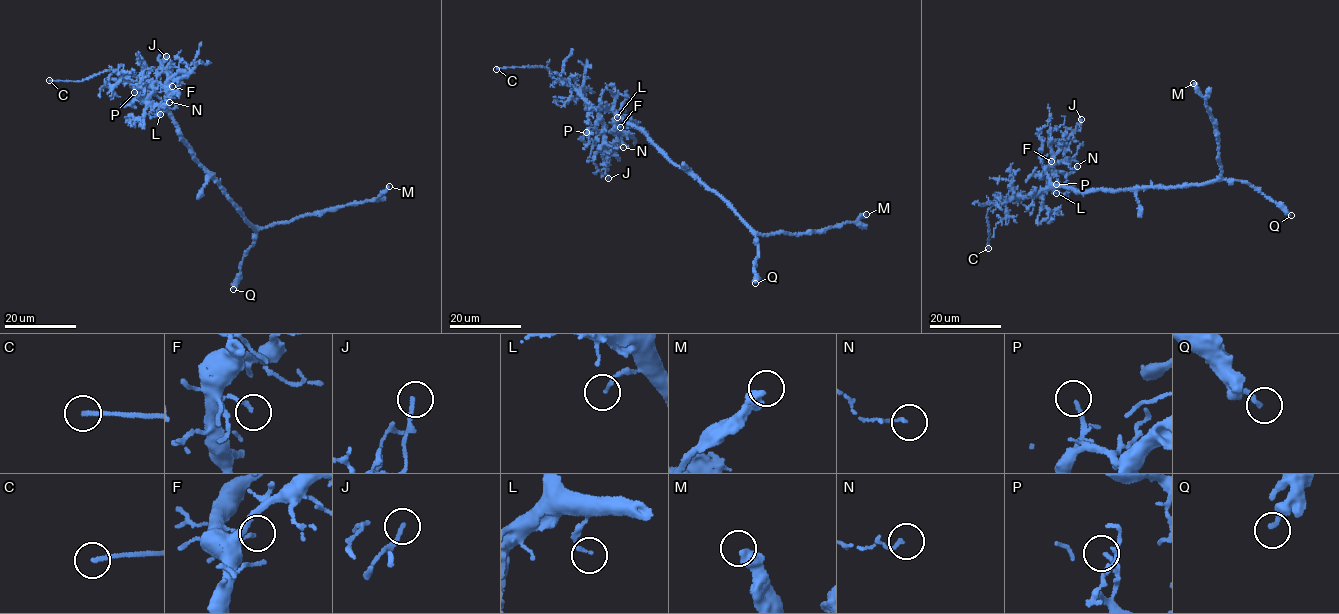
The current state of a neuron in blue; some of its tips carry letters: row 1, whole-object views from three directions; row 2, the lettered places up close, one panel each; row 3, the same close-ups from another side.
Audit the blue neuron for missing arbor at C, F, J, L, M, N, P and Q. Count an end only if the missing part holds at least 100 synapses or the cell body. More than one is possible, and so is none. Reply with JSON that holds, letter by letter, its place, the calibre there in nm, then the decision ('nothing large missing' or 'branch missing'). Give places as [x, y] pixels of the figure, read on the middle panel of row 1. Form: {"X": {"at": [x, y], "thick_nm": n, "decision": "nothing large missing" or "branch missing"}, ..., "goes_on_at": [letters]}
{"C": {"at": [496, 69], "thick_nm": 180, "decision": "branch missing"}, "F": {"at": [620, 127], "thick_nm": 150, "decision": "nothing large missing"}, "J": {"at": [608, 178], "thick_nm": 150, "decision": "nothing large missing"}, "L": {"at": [617, 117], "thick_nm": 110, "decision": "nothing large missing"}, "M": {"at": [866, 214], "thick_nm": 400, "decision": "nothing large missing"}, "N": {"at": [623, 147], "thick_nm": 130, "decision": "nothing large missing"}, "P": {"at": [586, 132], "thick_nm": 160, "decision": "nothing large missing"}, "Q": {"at": [755, 283], "thick_nm": 200, "decision": "nothing large missing"}, "goes_on_at": ["C"]}

